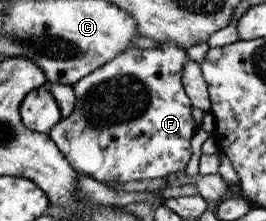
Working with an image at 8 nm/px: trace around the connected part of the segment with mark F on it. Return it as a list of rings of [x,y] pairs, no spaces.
[[[173,41],[147,50],[129,49],[115,56],[73,85],[77,97],[73,112],[49,131],[50,140],[65,155],[73,170],[101,182],[173,177],[188,165],[192,138],[197,130],[191,113],[193,106],[181,85],[181,72],[189,59],[187,49],[181,49]]]

